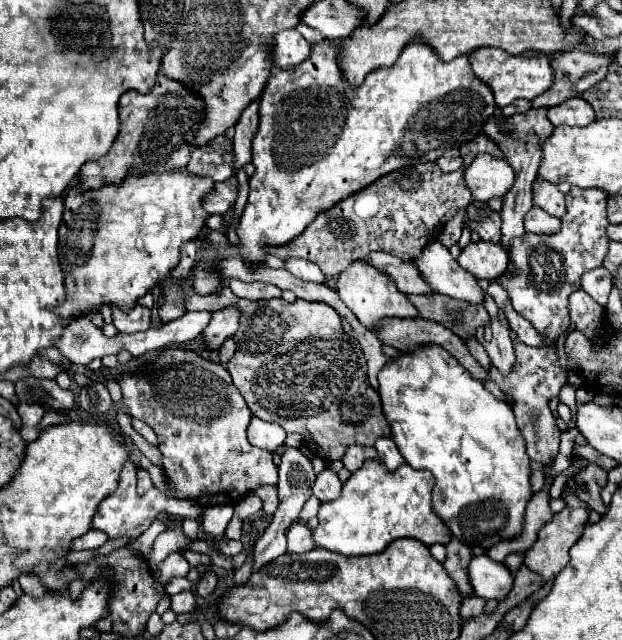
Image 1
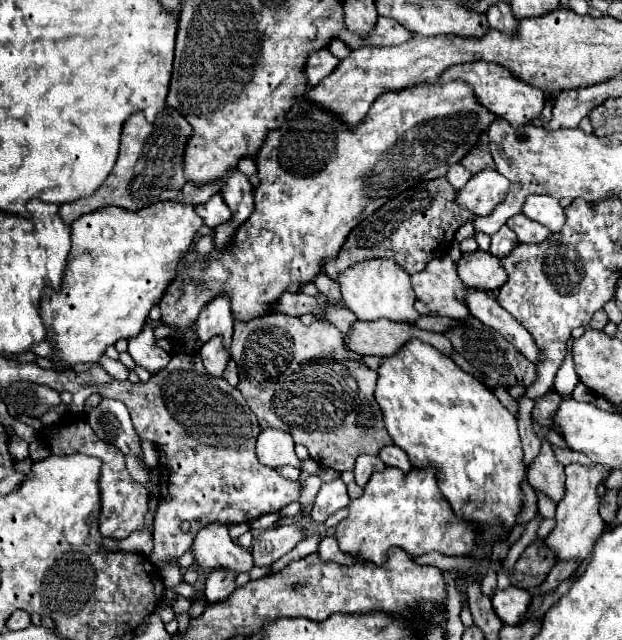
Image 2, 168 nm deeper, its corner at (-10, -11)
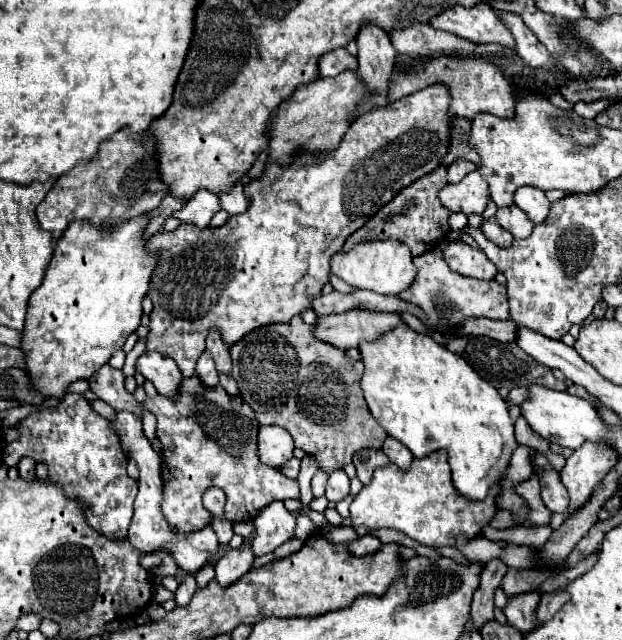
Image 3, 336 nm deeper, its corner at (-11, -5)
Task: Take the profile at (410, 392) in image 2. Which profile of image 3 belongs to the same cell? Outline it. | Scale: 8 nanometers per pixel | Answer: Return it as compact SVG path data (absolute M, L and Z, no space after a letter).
M396 326L380 342L360 342L362 362L366 364L362 376L362 390L372 416L388 432L388 436L402 442L414 458L424 458L434 450L446 450L452 468L452 482L456 490L470 500L486 498L490 488L498 486L510 466L514 448L518 446L514 436L514 422L508 414L506 400L482 380L458 354L436 344L432 338L414 332L412 328Z

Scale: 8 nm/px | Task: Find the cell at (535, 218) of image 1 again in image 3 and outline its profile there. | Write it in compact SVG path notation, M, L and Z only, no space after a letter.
M508 206L508 210L498 210L496 220L514 238L528 238L534 230L532 220L528 220L528 214L524 214L524 210L520 210L516 206Z

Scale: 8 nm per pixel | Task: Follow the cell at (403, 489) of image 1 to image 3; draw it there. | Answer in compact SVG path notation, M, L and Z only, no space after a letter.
M438 450L426 458L414 460L408 470L400 470L396 464L376 468L372 482L360 490L350 506L352 528L358 536L364 536L366 532L372 534L380 528L392 528L408 534L424 546L454 546L458 536L472 540L492 520L496 514L494 498L498 492L500 488L494 486L482 502L472 502L460 496L452 486L446 452Z

